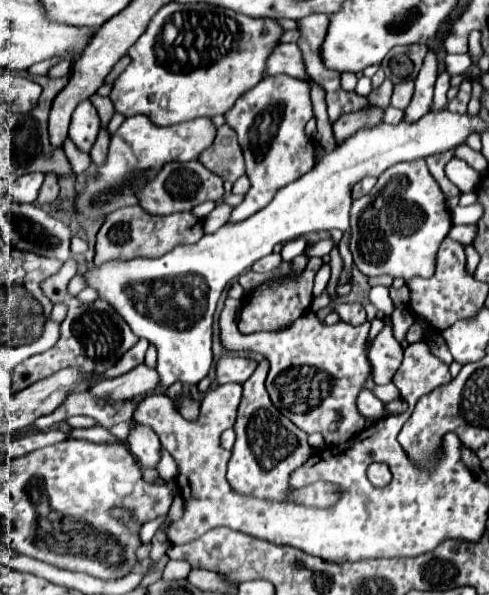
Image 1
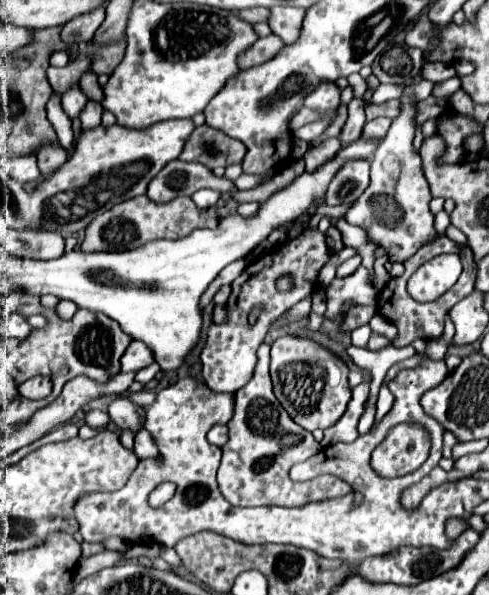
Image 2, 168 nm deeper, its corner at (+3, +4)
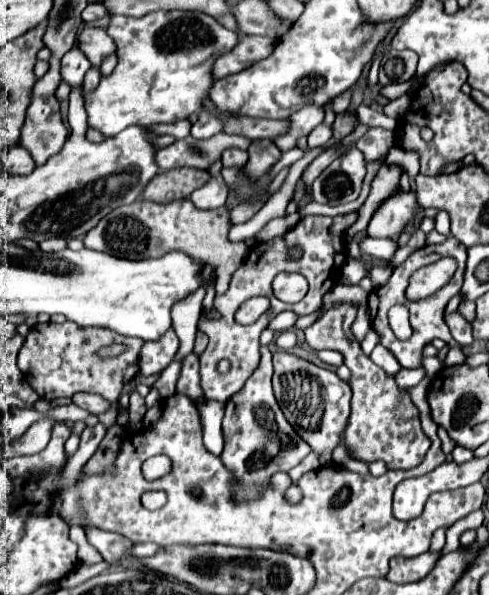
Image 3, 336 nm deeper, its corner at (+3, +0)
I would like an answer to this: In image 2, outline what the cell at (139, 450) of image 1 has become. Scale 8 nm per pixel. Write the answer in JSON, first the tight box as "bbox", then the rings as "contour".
{"bbox":[108,396,144,434],"contour":[[[118,396],[110,406],[108,406],[110,420],[120,428],[120,430],[130,430],[132,434],[138,434],[144,428],[144,420],[138,414],[138,406],[130,402],[124,396]]]}

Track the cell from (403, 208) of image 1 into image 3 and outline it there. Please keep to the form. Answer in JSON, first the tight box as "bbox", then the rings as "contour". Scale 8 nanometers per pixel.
{"bbox":[368,192,418,238],"contour":[[[396,192],[372,216],[372,220],[368,224],[368,236],[398,238],[402,234],[402,228],[406,226],[406,222],[412,218],[412,214],[416,210],[418,210],[418,202],[412,192],[408,192],[408,194]]]}

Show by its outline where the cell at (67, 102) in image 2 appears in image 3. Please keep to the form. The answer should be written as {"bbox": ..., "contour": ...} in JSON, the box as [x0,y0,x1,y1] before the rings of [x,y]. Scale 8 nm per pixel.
{"bbox":[62,48,90,88],"contour":[[[72,48],[72,50],[66,52],[66,56],[62,58],[62,78],[64,78],[64,82],[68,82],[72,88],[76,88],[76,86],[82,84],[84,74],[86,74],[88,68],[90,68],[90,62],[88,62],[88,58],[86,58],[78,48]]]}

